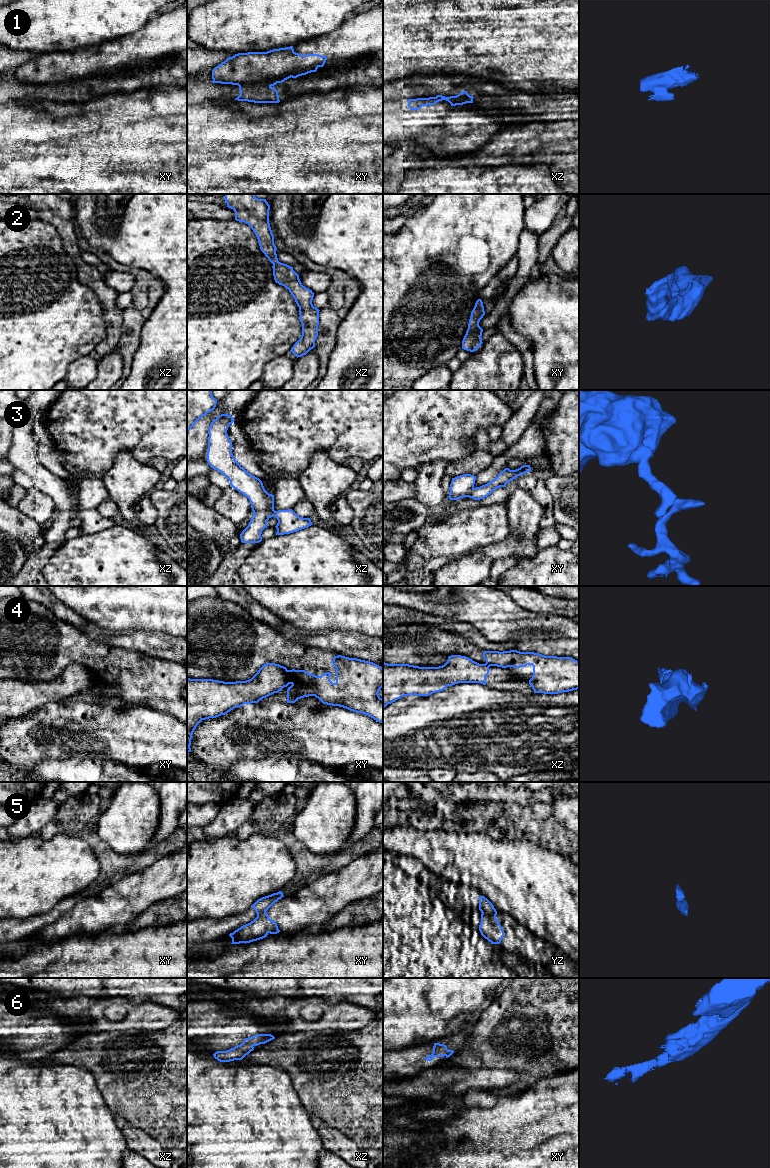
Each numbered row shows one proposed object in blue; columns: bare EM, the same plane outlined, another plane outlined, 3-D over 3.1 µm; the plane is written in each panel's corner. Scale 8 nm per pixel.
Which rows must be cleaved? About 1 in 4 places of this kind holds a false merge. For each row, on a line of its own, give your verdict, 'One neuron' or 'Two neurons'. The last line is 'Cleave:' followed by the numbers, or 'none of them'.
1: Two neurons
2: One neuron
3: Two neurons
4: Two neurons
5: Two neurons
6: One neuron
Cleave: 1, 3, 4, 5

